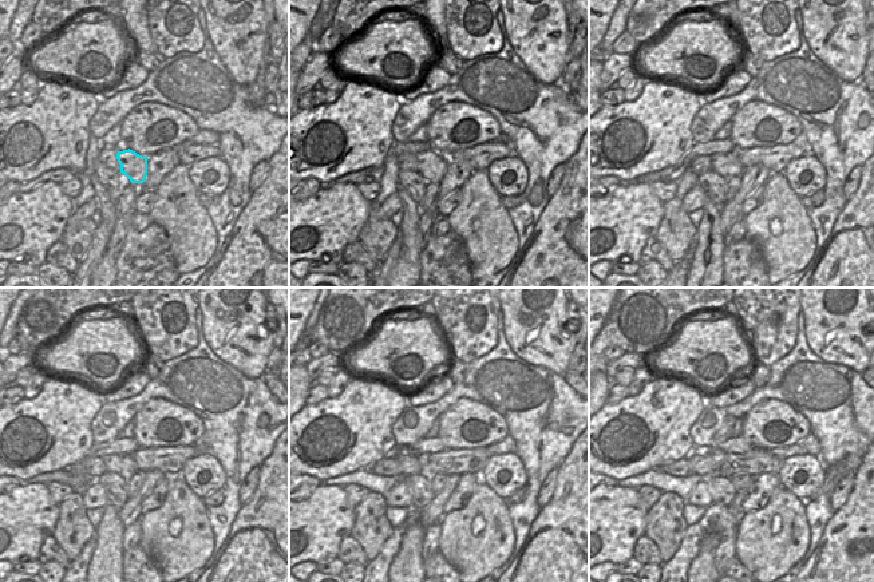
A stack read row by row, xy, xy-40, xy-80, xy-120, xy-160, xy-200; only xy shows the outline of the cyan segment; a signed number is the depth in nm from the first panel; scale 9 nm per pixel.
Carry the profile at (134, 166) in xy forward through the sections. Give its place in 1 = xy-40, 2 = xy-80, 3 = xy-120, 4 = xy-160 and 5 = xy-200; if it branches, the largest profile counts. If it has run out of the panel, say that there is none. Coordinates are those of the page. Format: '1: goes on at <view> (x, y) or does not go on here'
1: goes on at xy-40 (428, 163)
2: goes on at xy-80 (726, 163)
3: goes on at xy-120 (122, 464)
4: goes on at xy-160 (408, 464)
5: goes on at xy-200 (703, 464)

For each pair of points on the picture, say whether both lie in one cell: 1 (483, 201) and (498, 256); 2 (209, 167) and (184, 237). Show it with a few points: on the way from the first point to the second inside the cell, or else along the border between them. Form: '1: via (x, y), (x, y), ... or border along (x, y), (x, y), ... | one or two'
1: via (483, 214), (483, 225), (491, 242) | one
2: border along (188, 166), (190, 181), (200, 193) | two

